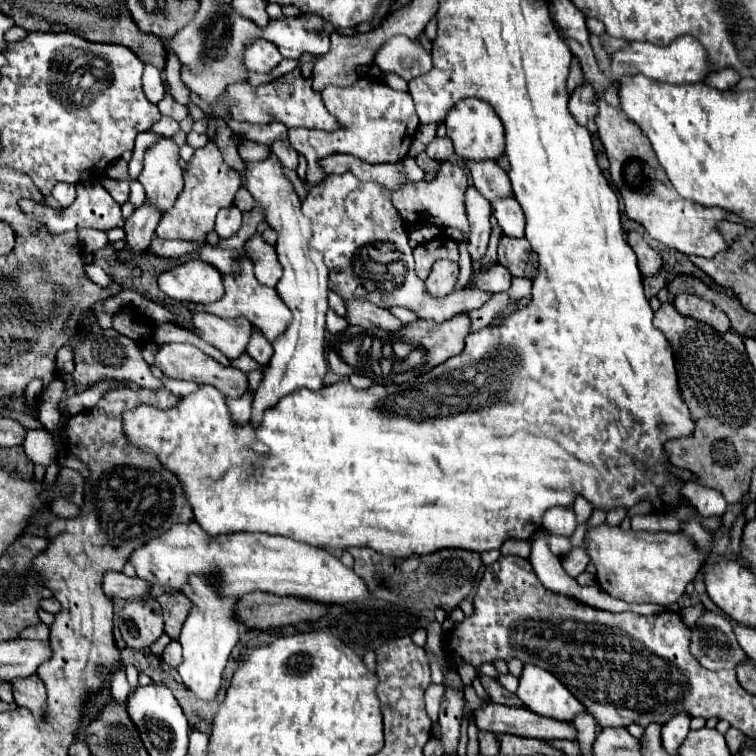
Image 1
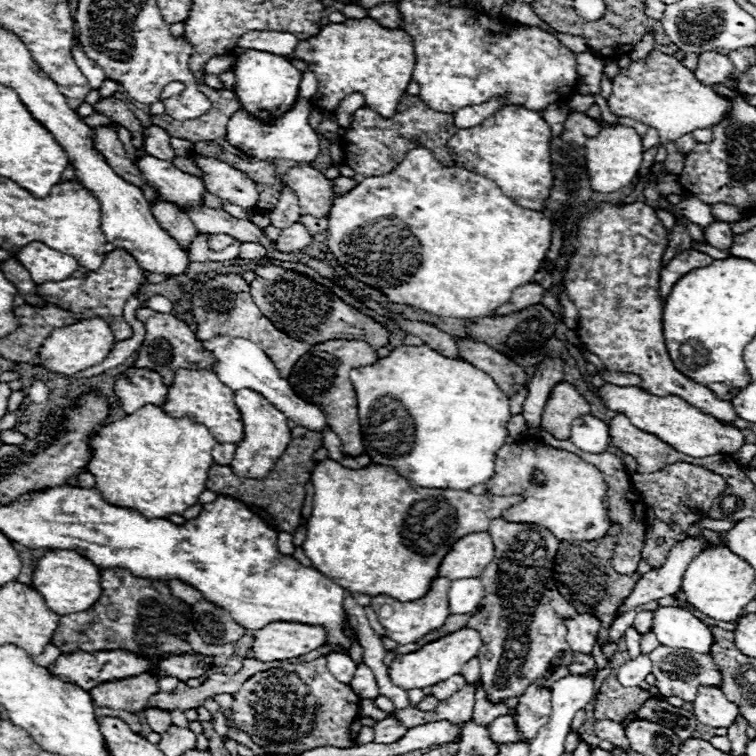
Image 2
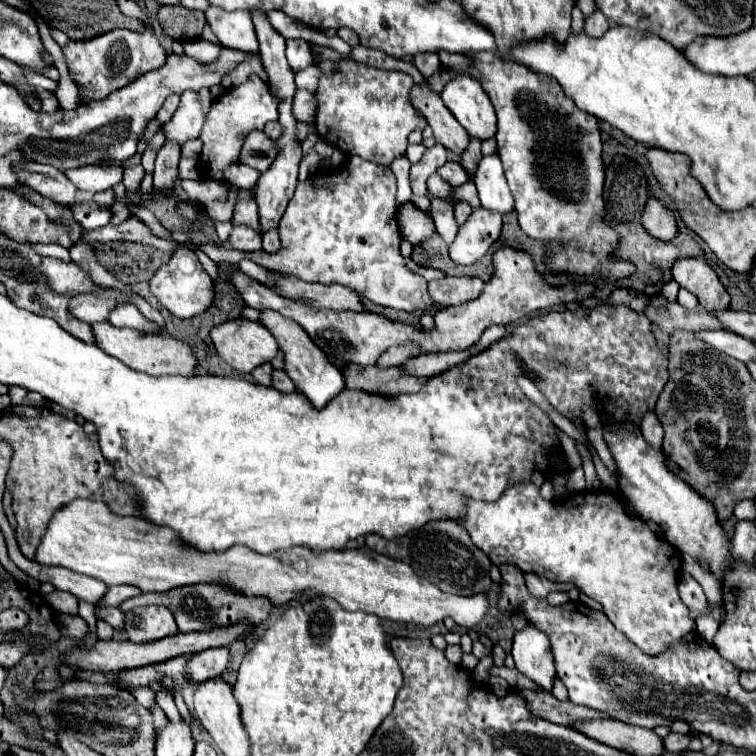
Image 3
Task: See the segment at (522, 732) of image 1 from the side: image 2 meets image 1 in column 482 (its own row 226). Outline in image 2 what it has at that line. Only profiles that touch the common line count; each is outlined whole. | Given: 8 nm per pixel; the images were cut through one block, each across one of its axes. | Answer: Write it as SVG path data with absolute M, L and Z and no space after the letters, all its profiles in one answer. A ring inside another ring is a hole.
M714 220L712 224L708 224L704 228L704 234L706 234L706 242L714 248L720 248L720 250L728 250L732 246L732 230L730 230L730 224L728 222L718 222Z

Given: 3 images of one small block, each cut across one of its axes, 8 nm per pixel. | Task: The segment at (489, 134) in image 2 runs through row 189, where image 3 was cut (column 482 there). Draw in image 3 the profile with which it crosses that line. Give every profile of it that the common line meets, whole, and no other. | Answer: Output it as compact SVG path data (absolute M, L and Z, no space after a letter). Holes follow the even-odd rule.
M522 482L508 486L496 502L468 498L468 502L464 502L464 518L460 516L456 524L466 528L472 542L476 542L476 546L480 546L480 550L484 550L496 566L512 564L522 572L534 572L550 582L574 584L588 598L600 602L616 630L620 630L644 654L662 654L696 628L688 606L678 594L678 574L682 564L680 552L666 540L652 534L644 520L630 516L614 494L582 492L564 500L544 500L538 486Z

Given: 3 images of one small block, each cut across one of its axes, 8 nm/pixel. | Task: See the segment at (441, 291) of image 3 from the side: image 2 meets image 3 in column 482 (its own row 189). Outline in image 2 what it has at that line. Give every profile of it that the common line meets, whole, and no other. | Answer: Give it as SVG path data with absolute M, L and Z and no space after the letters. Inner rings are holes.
M282 186L278 204L276 204L276 208L272 210L272 214L270 214L270 222L272 222L272 226L284 230L284 228L290 228L292 224L296 224L298 218L300 218L298 198L296 198L294 192L290 192L290 190L286 190L286 188Z

